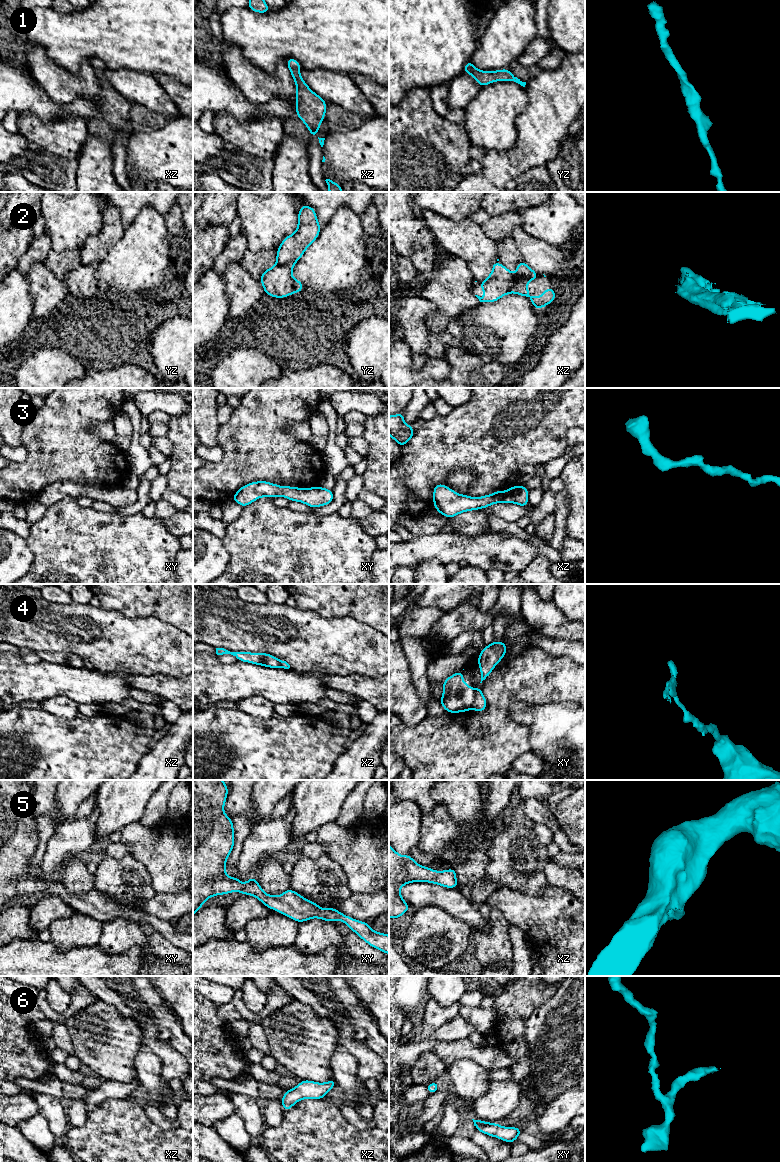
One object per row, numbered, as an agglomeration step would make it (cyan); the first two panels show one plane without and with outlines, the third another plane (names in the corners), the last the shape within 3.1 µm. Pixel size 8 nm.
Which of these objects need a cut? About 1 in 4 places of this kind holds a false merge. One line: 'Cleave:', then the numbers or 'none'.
Cleave: 2, 4

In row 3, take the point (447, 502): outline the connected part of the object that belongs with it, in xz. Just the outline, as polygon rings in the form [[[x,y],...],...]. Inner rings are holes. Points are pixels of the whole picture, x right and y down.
[[[435,484],[433,491],[433,504],[437,512],[445,517],[453,518],[458,514],[466,511],[484,509],[490,505],[497,503],[514,503],[525,507],[529,505],[528,501],[529,489],[524,485],[514,485],[506,491],[496,491],[490,495],[482,497],[470,497],[461,495],[445,484]]]

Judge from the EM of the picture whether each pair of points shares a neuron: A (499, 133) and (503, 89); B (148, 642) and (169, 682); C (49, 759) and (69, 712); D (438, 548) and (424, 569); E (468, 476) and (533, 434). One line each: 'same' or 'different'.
A: same
B: different
C: different
D: different
E: different

